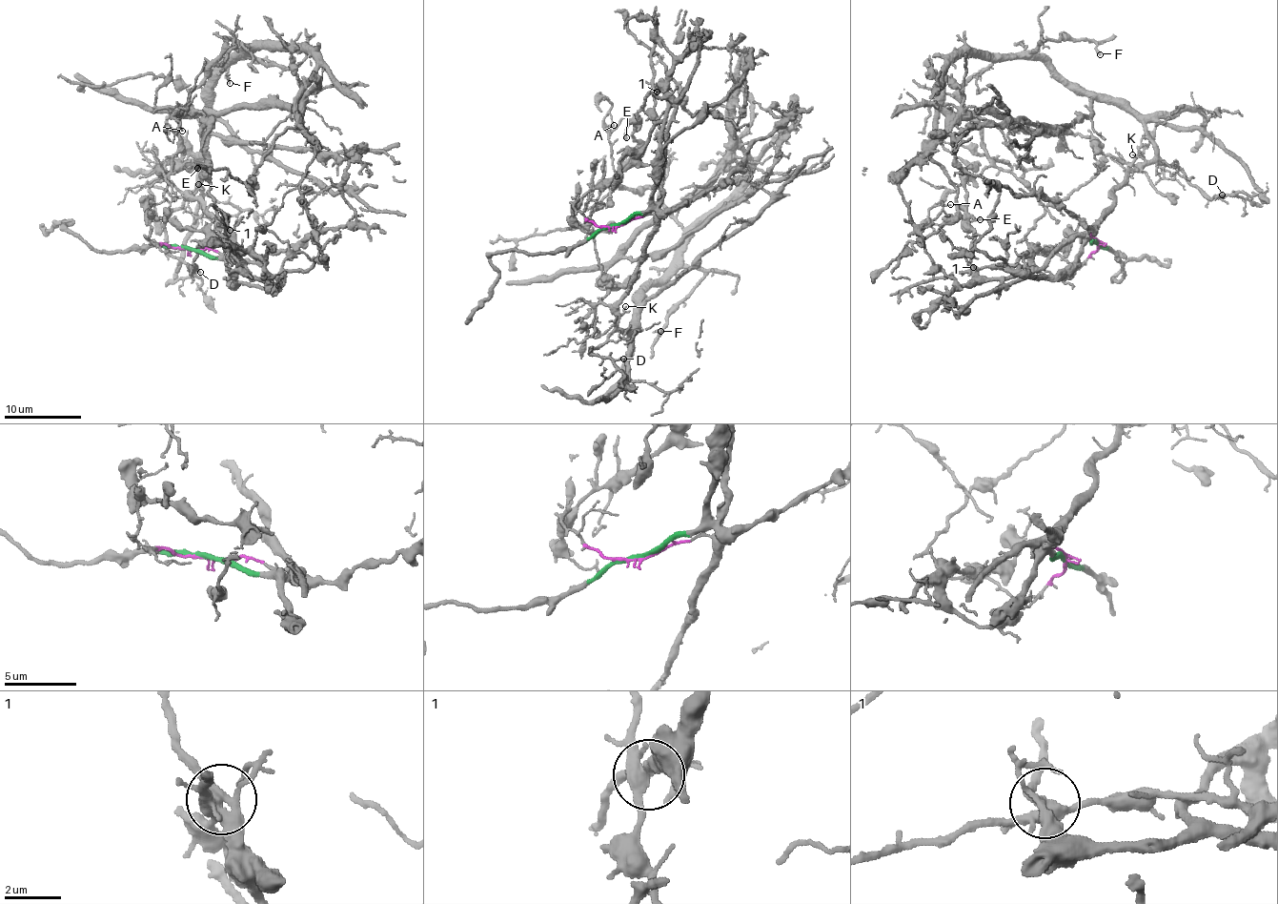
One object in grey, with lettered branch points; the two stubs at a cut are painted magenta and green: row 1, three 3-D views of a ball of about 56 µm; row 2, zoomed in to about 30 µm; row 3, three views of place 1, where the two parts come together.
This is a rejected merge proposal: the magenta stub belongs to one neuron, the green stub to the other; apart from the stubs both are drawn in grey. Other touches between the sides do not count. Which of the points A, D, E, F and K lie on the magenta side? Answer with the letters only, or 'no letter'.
A, D, F, K

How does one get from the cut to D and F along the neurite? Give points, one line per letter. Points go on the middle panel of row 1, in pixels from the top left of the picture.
D: (615, 227), (634, 217), (655, 216), (645, 260), (617, 306), (618, 321), (608, 339), (589, 353), (623, 359)
F: (615, 227), (655, 216), (617, 306), (623, 334), (638, 291), (699, 267), (661, 330)

